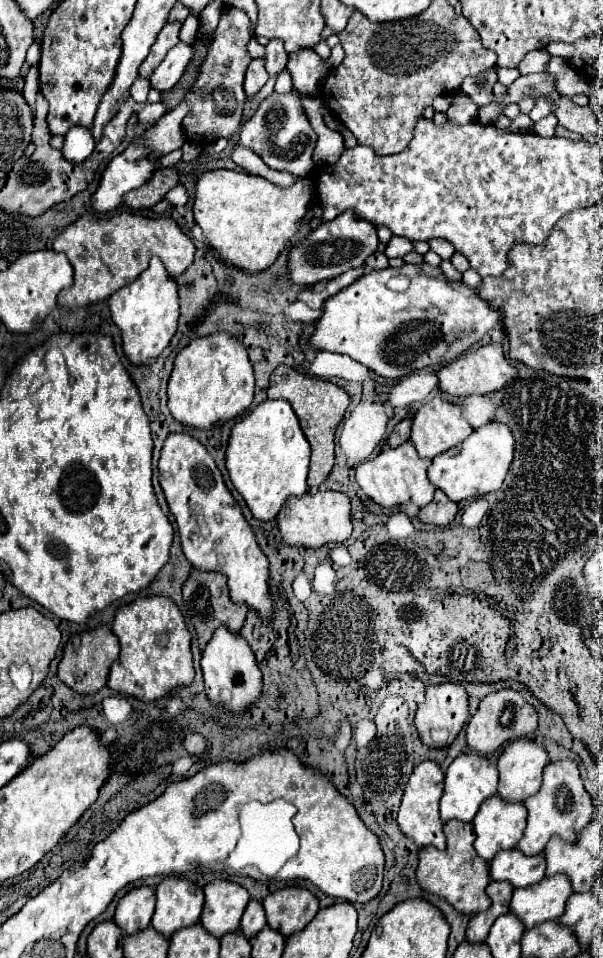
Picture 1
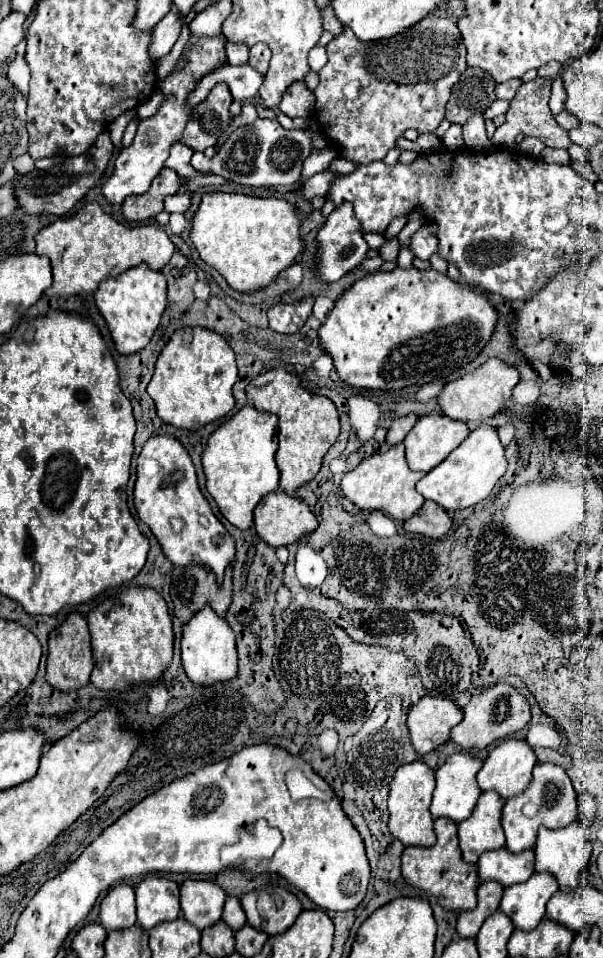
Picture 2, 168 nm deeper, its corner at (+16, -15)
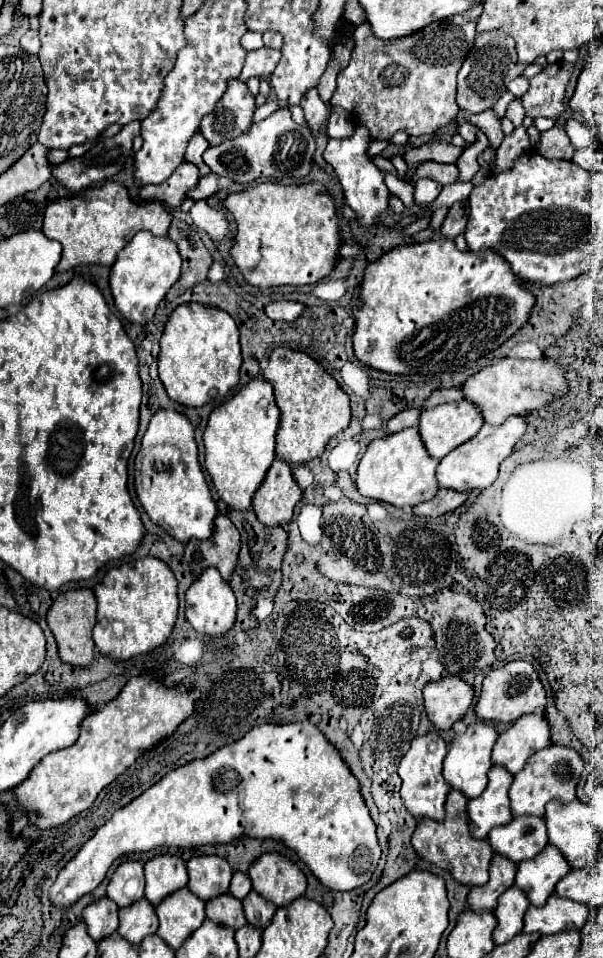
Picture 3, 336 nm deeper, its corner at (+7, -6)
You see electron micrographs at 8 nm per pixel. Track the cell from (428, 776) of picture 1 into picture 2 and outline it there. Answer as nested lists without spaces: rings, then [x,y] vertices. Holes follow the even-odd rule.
[[[414,761],[408,765],[398,767],[394,773],[394,781],[390,783],[390,797],[388,797],[388,831],[402,841],[404,847],[432,847],[436,843],[436,835],[432,831],[432,815],[428,811],[434,791],[434,775],[428,765],[422,761]]]

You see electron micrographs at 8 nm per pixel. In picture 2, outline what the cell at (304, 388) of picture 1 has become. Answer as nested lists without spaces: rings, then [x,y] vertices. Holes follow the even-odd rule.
[[[282,367],[270,369],[266,373],[260,373],[256,379],[252,379],[252,383],[248,383],[246,387],[246,395],[252,399],[256,409],[274,413],[280,421],[278,453],[276,453],[276,463],[280,469],[280,487],[288,495],[294,495],[302,485],[306,485],[316,477],[324,453],[336,441],[340,433],[338,411],[328,397],[306,391],[300,385],[298,377]]]

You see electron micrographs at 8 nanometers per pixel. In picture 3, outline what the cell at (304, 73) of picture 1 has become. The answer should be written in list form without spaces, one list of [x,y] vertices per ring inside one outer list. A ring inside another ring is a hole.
[[[311,88],[305,98],[301,100],[301,108],[305,110],[305,122],[311,128],[313,134],[319,134],[323,128],[327,128],[329,120],[329,108],[321,102],[315,88]]]

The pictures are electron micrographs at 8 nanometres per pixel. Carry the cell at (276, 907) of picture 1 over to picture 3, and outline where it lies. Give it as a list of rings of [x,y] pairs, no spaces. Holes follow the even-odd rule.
[[[277,852],[261,854],[249,866],[249,878],[253,882],[253,890],[275,906],[287,906],[295,898],[303,896],[307,888],[307,878],[299,866]]]

